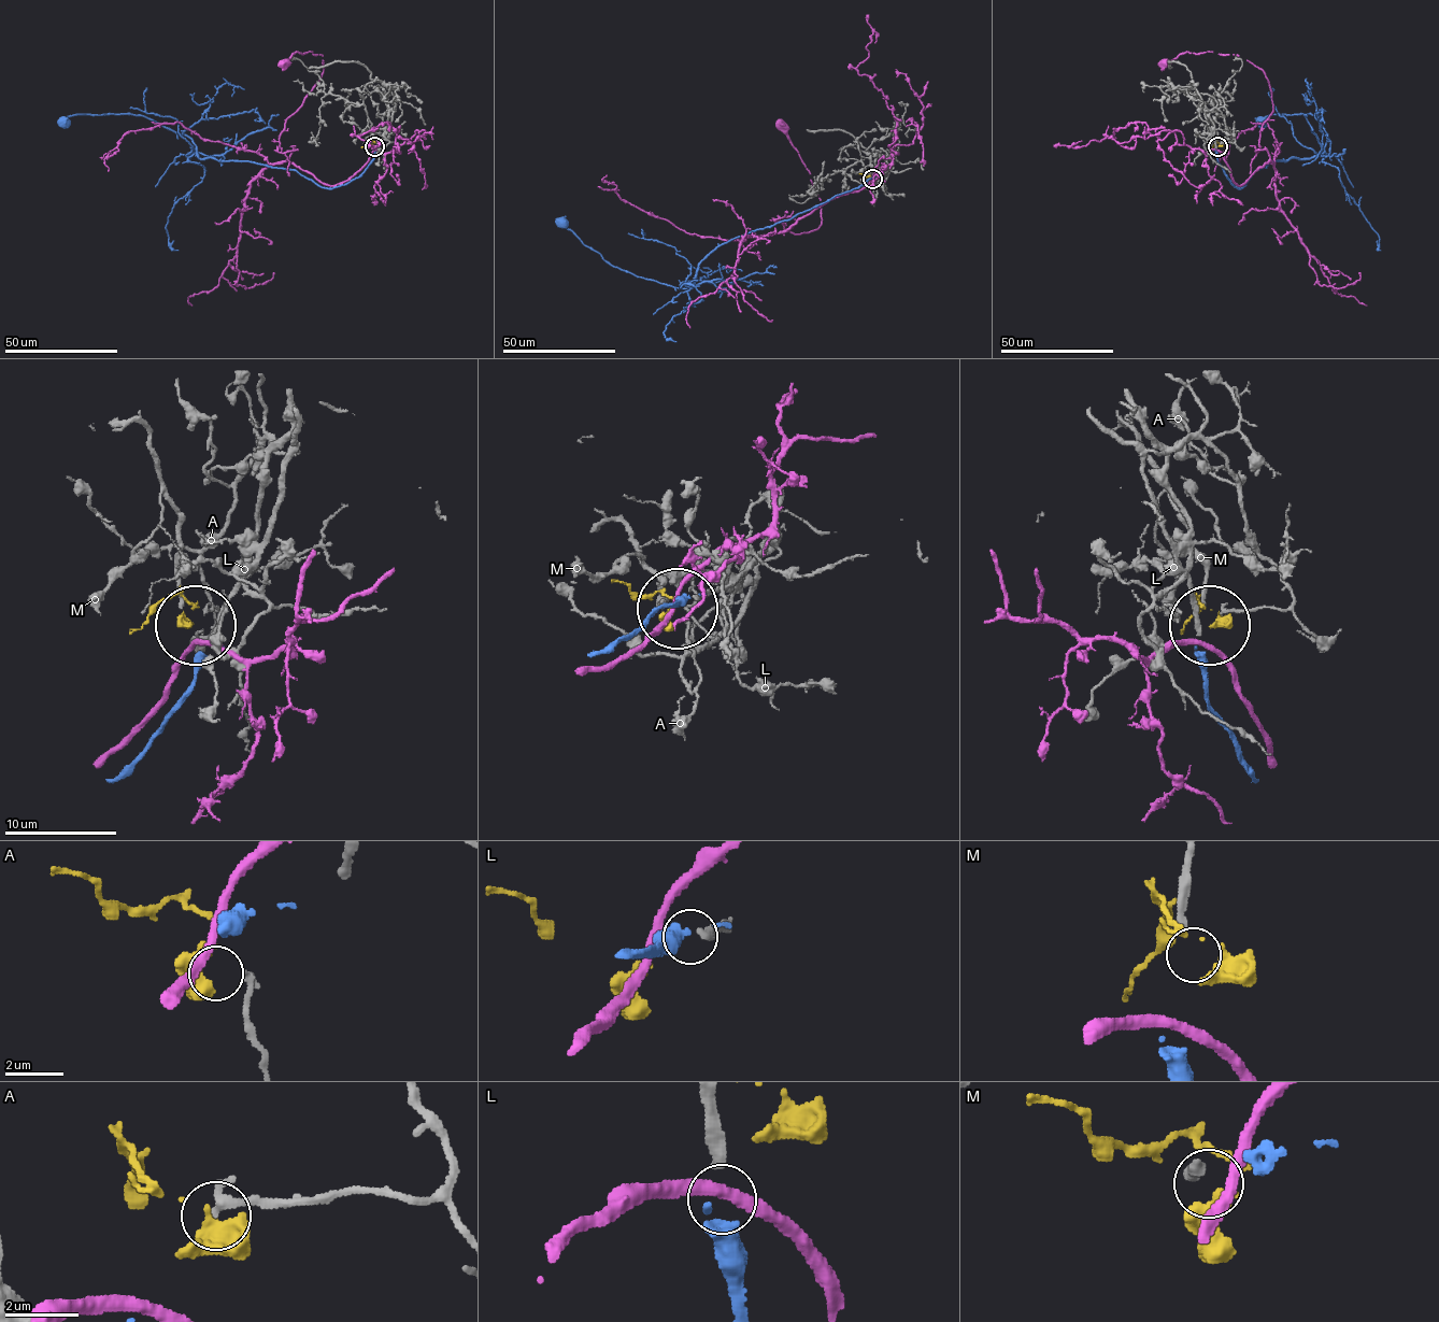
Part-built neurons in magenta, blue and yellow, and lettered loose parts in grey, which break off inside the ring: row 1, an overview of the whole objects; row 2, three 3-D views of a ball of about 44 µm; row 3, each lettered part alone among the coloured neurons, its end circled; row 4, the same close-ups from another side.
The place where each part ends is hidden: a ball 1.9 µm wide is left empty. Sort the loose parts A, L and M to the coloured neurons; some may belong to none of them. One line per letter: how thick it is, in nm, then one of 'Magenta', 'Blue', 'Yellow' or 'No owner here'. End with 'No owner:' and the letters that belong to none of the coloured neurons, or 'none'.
A: Thickness 320 nm. Yellow
L: Thickness 280 nm. Blue
M: Thickness 320 nm. No owner here
No owner: M

